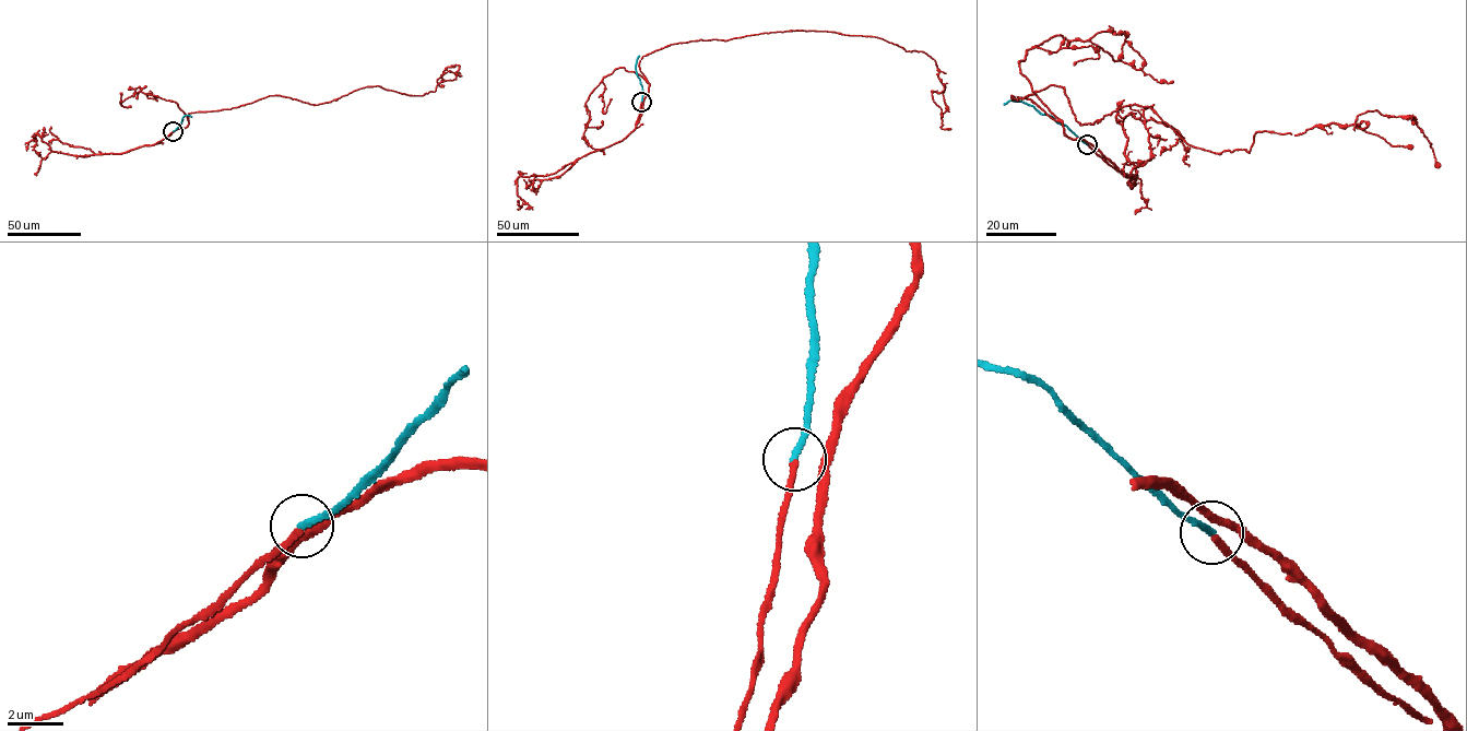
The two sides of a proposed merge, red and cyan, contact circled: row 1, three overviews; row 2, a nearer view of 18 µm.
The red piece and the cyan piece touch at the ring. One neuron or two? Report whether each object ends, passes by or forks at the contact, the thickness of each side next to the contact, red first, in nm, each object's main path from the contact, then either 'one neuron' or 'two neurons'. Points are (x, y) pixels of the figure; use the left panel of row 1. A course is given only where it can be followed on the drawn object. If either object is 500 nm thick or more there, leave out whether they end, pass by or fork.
red passes by; cyan ends; calibres 160 and 240 nm; course red (173, 131), (157, 142), (188, 113), (270, 95), (423, 95), (458, 65), (444, 85); course cyan (173, 131), (182, 117), (191, 116); one neuron

